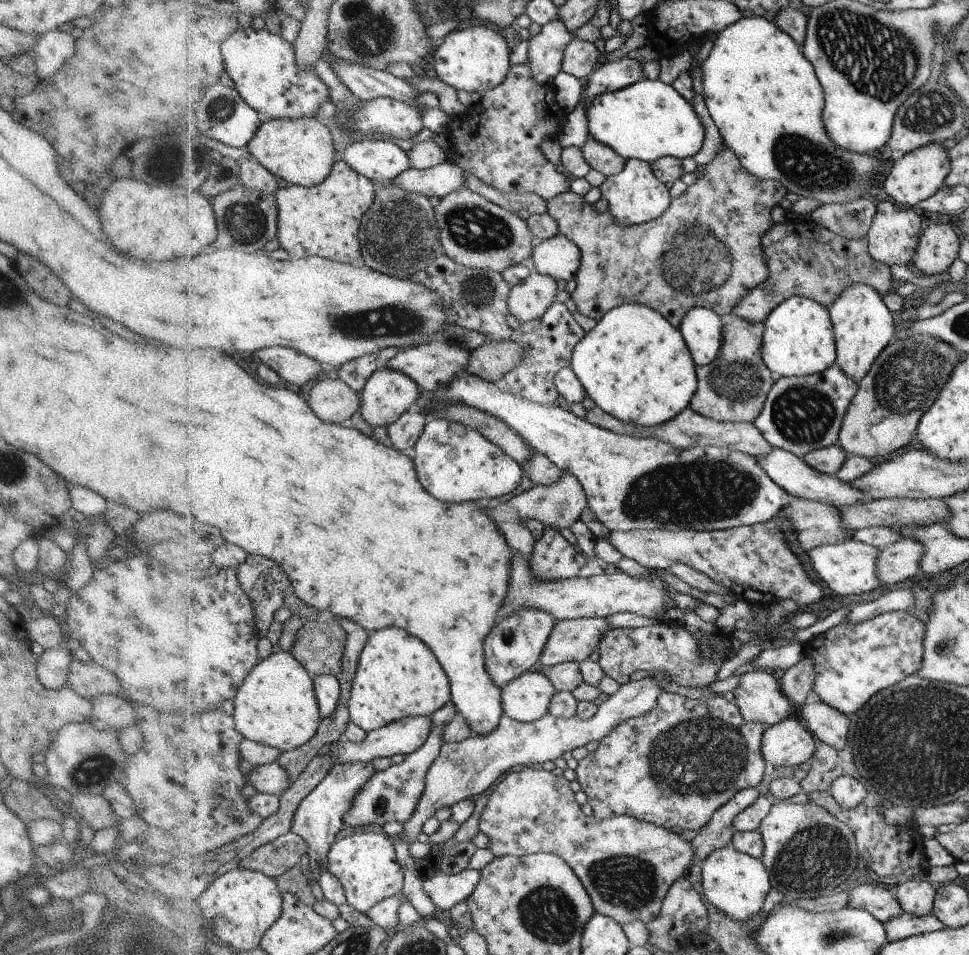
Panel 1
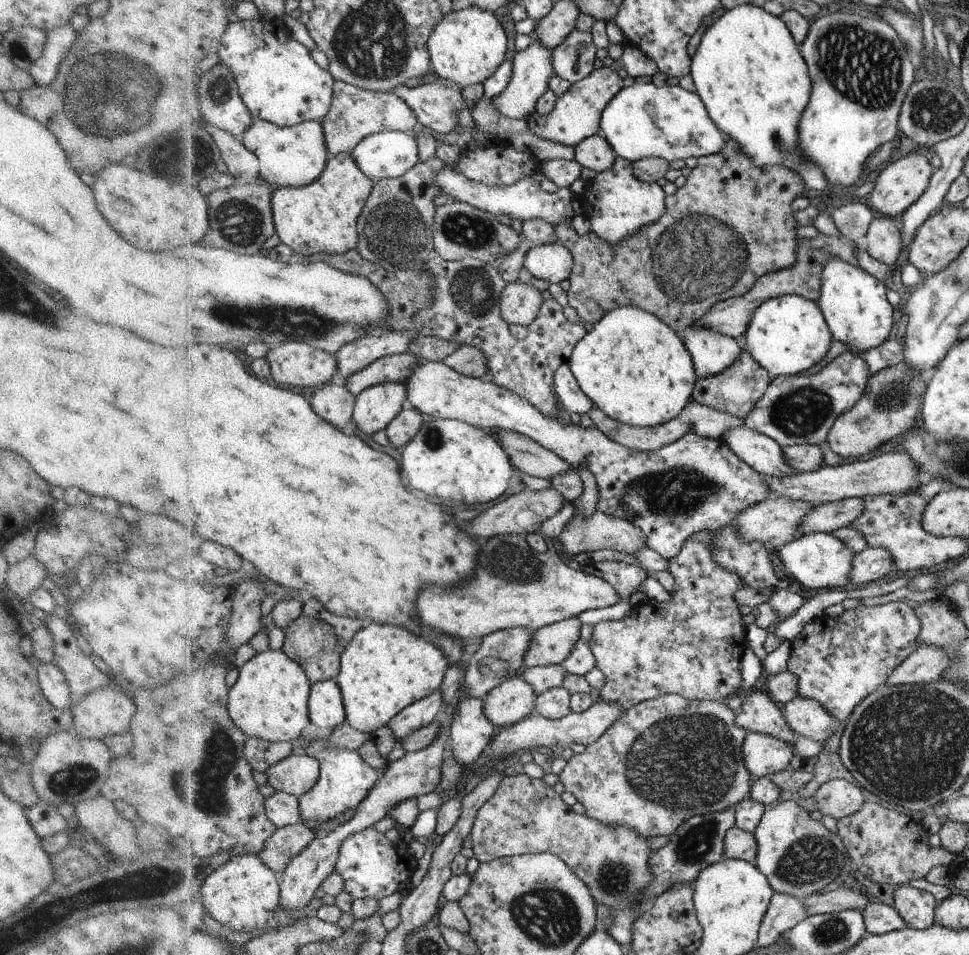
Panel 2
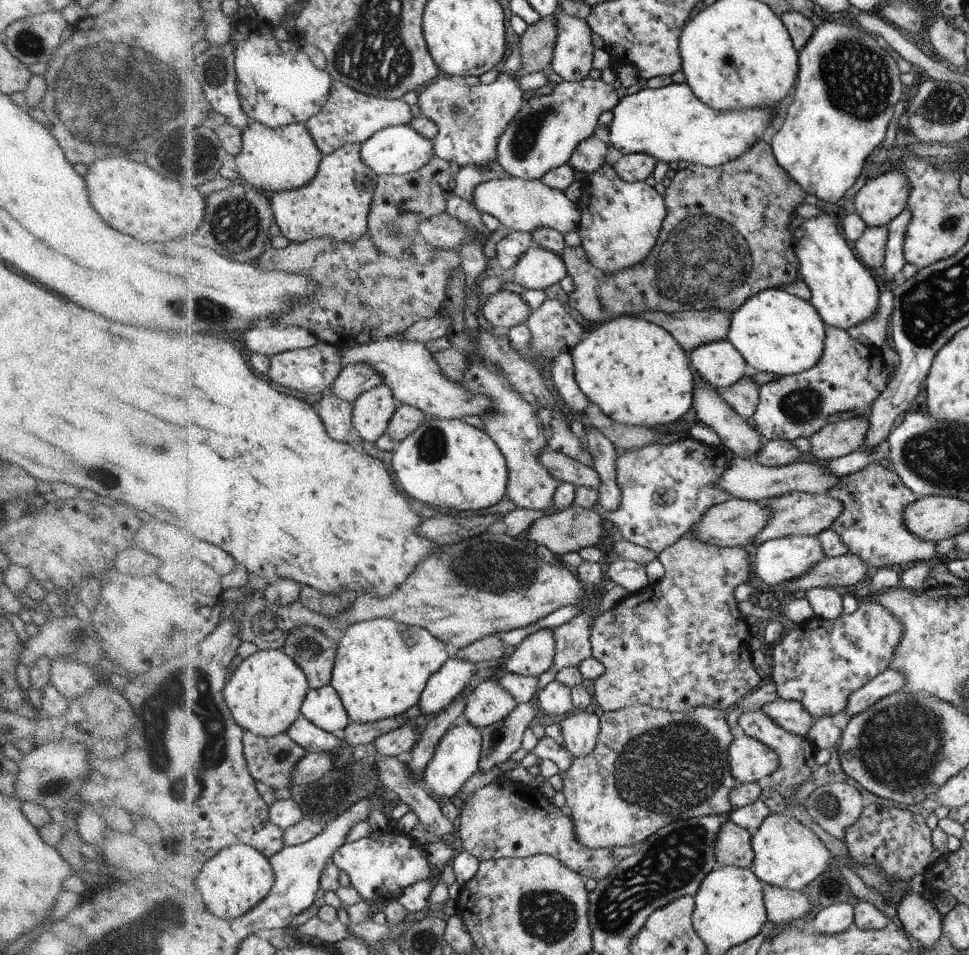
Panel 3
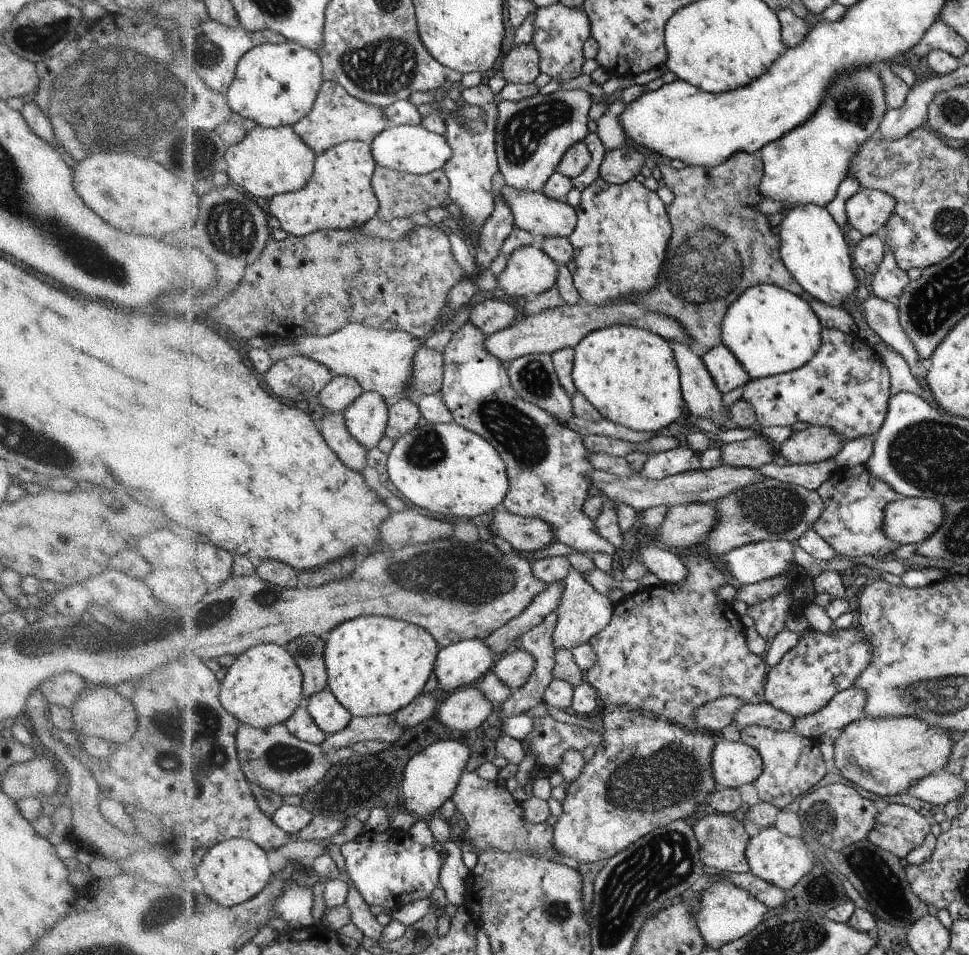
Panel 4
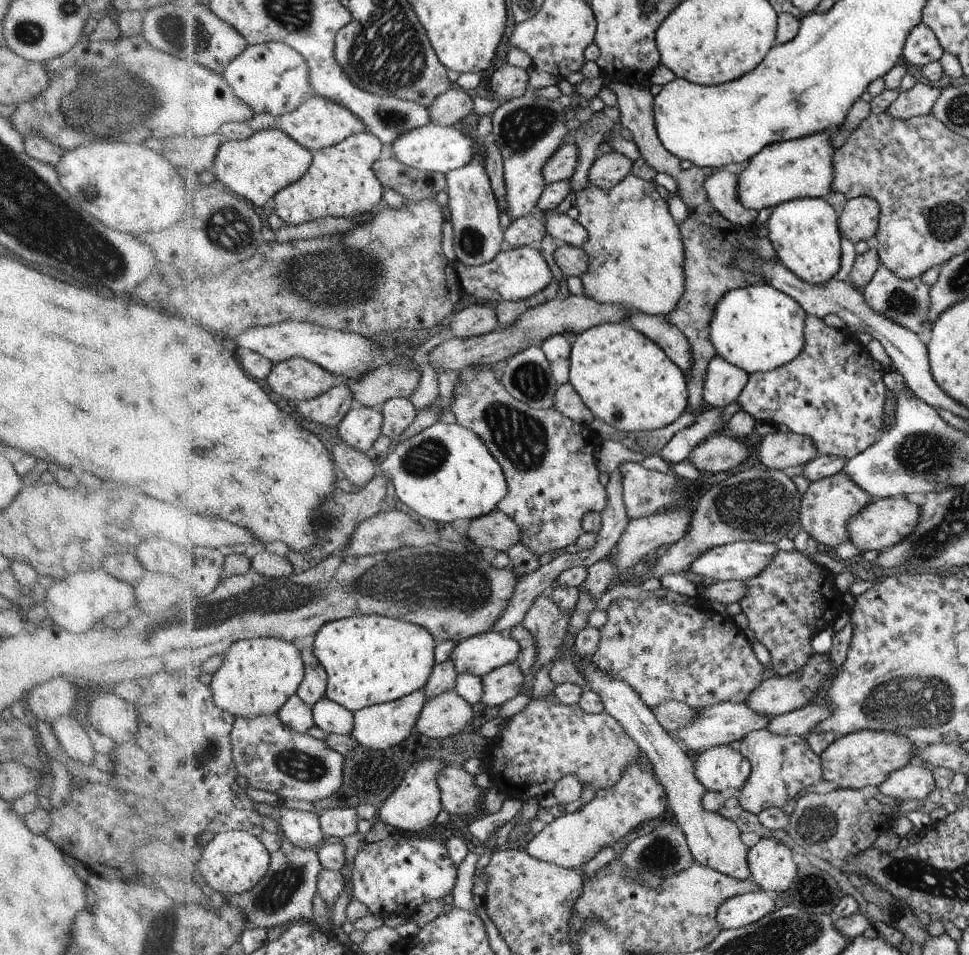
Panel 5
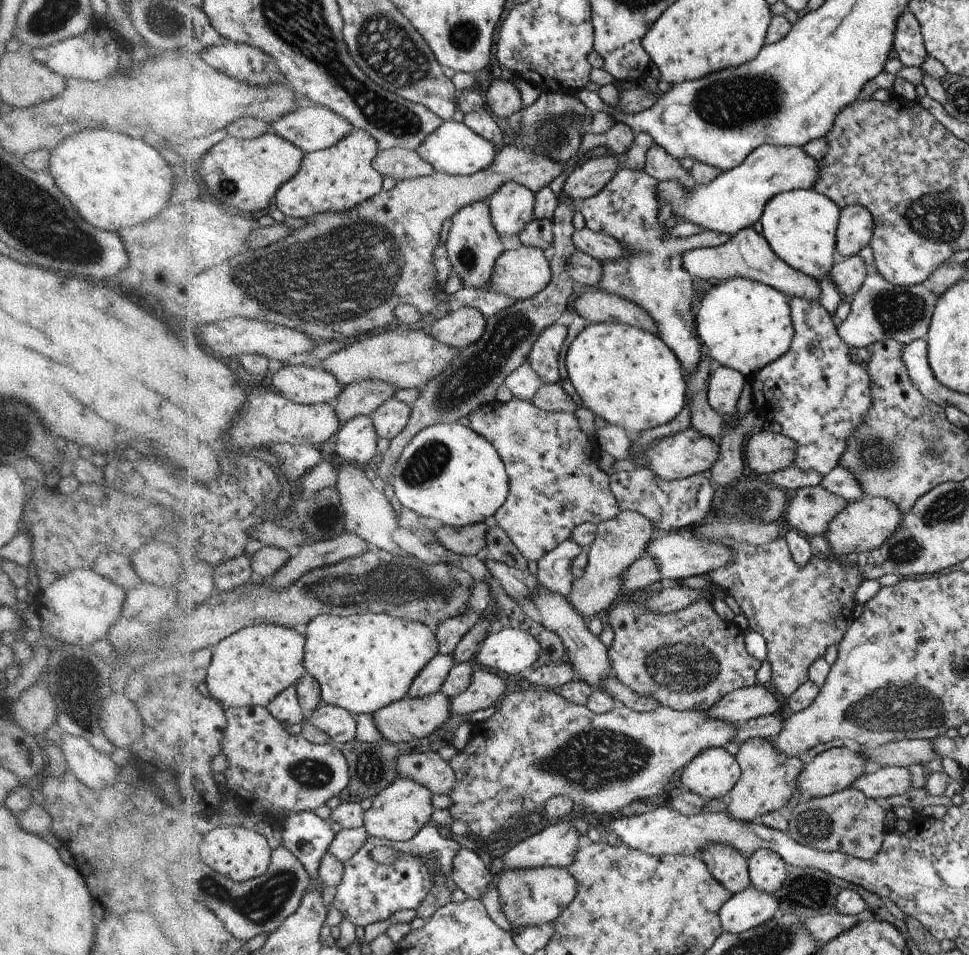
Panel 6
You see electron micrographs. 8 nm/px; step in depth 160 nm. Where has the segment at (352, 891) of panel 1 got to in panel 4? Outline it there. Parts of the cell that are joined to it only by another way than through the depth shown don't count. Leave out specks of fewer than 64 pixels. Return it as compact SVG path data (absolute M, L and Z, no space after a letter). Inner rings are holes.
M405 830L386 832L367 831L355 841L342 846L346 858L348 876L371 905L380 905L396 911L407 904L427 899L439 883L442 866L440 854L434 847L418 844L412 834Z

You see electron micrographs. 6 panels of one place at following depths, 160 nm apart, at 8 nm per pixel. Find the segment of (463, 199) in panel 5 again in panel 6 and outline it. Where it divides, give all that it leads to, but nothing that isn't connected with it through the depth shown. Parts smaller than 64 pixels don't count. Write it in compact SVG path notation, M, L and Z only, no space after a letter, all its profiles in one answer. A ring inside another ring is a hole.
M477 200L462 207L451 216L451 220L452 226L445 243L452 270L461 278L464 287L489 290L495 263L505 251L500 234L491 219L490 204L486 200Z

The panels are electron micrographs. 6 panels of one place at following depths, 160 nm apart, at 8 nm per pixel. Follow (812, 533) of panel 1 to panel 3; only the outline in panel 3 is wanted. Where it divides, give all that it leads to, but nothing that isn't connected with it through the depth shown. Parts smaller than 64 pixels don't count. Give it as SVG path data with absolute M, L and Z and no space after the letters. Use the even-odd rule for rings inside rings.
M731 498L711 508L708 514L692 528L692 532L705 543L721 547L744 547L751 549L752 542L771 518L771 512L759 501Z

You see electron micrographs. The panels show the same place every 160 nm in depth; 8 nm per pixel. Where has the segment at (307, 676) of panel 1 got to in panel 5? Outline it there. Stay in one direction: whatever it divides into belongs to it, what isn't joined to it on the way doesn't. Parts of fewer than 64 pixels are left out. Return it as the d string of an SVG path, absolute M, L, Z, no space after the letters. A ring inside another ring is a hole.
M260 637L246 639L232 645L220 666L214 672L207 672L209 683L215 689L215 701L221 709L227 710L237 717L259 717L264 715L278 715L281 708L299 692L299 688L307 675L307 666L302 648L296 643L276 637Z

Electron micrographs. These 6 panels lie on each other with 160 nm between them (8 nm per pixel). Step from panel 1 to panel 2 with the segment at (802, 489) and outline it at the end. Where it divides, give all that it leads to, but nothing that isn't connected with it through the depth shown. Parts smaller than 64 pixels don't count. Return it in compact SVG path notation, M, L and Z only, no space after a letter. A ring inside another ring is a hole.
M742 426L728 431L722 440L727 441L731 445L731 449L736 453L736 456L739 456L740 460L747 462L756 472L759 472L763 476L789 477L796 474L796 470L788 464L782 446L775 440L772 440L772 437Z

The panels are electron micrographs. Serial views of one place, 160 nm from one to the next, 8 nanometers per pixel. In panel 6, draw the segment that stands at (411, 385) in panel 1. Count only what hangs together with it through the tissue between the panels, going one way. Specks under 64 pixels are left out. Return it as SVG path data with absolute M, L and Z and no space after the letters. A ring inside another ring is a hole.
M360 415L341 426L336 451L348 463L370 467L370 460L378 454L378 440L374 417Z

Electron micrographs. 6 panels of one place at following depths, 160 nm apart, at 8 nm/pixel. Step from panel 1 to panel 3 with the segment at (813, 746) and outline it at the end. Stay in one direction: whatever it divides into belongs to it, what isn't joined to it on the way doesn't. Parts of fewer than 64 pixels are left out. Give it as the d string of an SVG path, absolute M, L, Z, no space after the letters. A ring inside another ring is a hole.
M748 735L735 738L730 746L731 773L740 784L758 783L779 764L779 753L775 749Z

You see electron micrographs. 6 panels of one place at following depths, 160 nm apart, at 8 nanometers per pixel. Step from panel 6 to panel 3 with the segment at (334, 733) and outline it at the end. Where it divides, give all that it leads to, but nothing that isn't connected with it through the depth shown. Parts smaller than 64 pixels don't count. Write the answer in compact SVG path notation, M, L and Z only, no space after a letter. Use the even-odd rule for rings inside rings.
M332 684L311 689L303 706L303 714L320 728L339 735L352 724L348 709Z

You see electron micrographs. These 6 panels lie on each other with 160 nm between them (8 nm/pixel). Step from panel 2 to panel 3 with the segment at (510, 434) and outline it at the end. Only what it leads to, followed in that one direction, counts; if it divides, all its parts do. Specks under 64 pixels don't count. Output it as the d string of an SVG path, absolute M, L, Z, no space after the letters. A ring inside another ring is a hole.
M546 446L540 454L540 460L546 466L546 470L561 482L597 490L600 486L599 474L592 467L570 458L563 452L556 452Z

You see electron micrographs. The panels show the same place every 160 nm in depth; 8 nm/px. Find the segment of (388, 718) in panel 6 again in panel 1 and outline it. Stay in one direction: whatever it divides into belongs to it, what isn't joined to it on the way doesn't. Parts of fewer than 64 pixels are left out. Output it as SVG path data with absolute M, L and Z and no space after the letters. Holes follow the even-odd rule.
M544 670L526 671L503 686L503 711L515 721L529 723L549 712L557 690Z

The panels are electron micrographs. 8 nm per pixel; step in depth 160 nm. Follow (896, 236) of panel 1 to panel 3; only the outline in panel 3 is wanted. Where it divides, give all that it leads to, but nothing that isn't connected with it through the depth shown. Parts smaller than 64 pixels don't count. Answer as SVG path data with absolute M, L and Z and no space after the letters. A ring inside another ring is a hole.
M887 225L867 226L862 236L855 242L857 255L870 268L883 266L888 240Z

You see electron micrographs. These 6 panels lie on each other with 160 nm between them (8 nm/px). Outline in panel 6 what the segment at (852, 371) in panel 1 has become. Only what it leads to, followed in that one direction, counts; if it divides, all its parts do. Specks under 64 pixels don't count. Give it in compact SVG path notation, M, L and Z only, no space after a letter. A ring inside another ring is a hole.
M798 189L776 195L763 211L762 235L770 248L792 268L820 281L837 260L838 224L842 210L823 193Z

